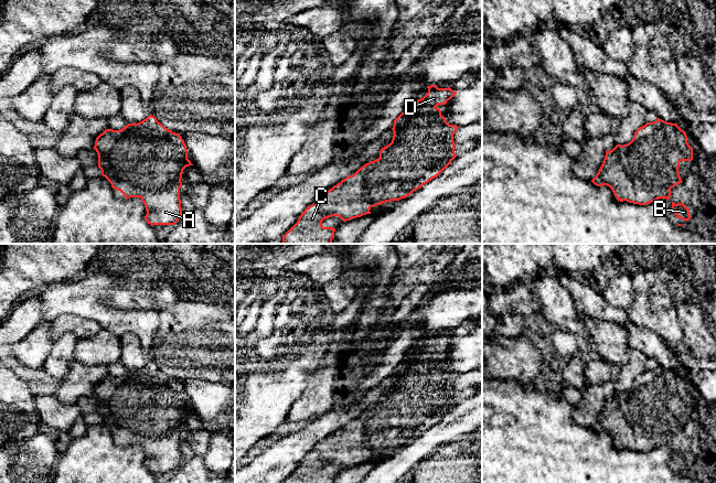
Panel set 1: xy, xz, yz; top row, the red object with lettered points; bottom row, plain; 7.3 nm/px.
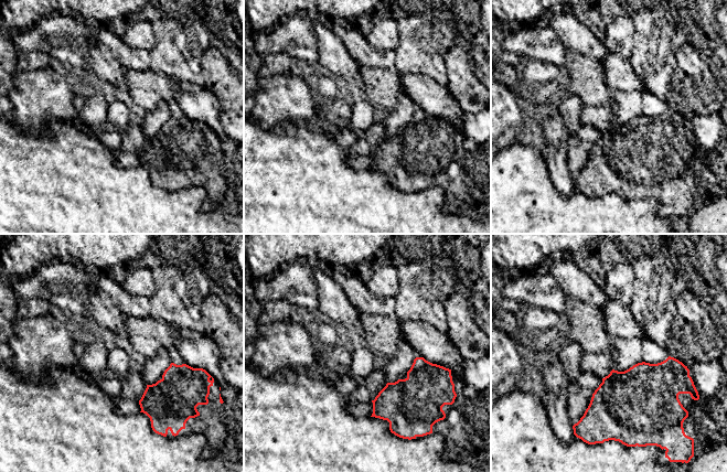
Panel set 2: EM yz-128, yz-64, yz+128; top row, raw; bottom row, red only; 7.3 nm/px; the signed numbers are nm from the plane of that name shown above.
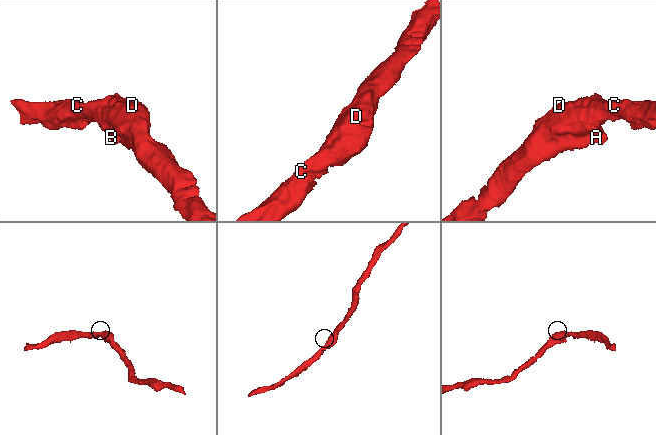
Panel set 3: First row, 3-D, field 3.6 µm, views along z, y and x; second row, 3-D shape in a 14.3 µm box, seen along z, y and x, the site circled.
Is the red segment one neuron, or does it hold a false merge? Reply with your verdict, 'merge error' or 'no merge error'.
no merge error

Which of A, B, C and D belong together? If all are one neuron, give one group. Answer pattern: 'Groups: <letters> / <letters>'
Groups: A B C D

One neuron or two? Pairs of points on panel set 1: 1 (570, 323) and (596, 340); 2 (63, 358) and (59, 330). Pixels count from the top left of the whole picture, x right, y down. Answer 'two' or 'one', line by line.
1: two
2: two

